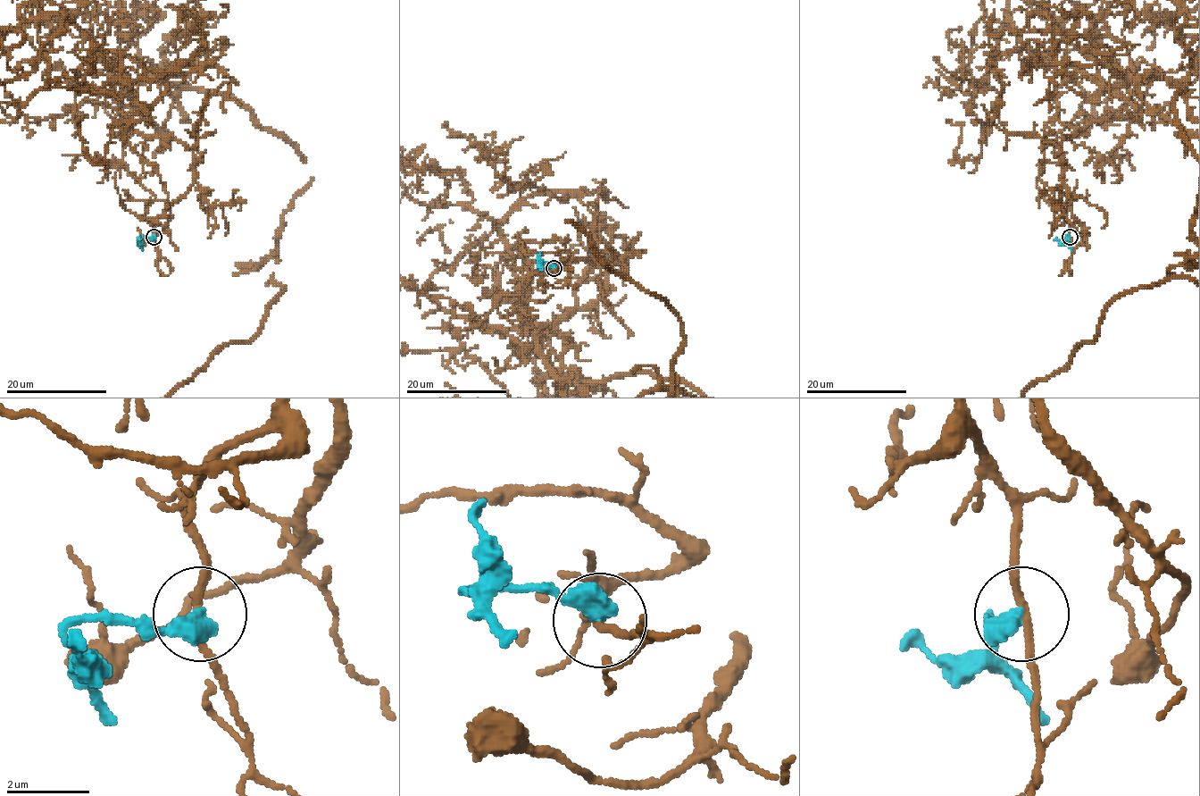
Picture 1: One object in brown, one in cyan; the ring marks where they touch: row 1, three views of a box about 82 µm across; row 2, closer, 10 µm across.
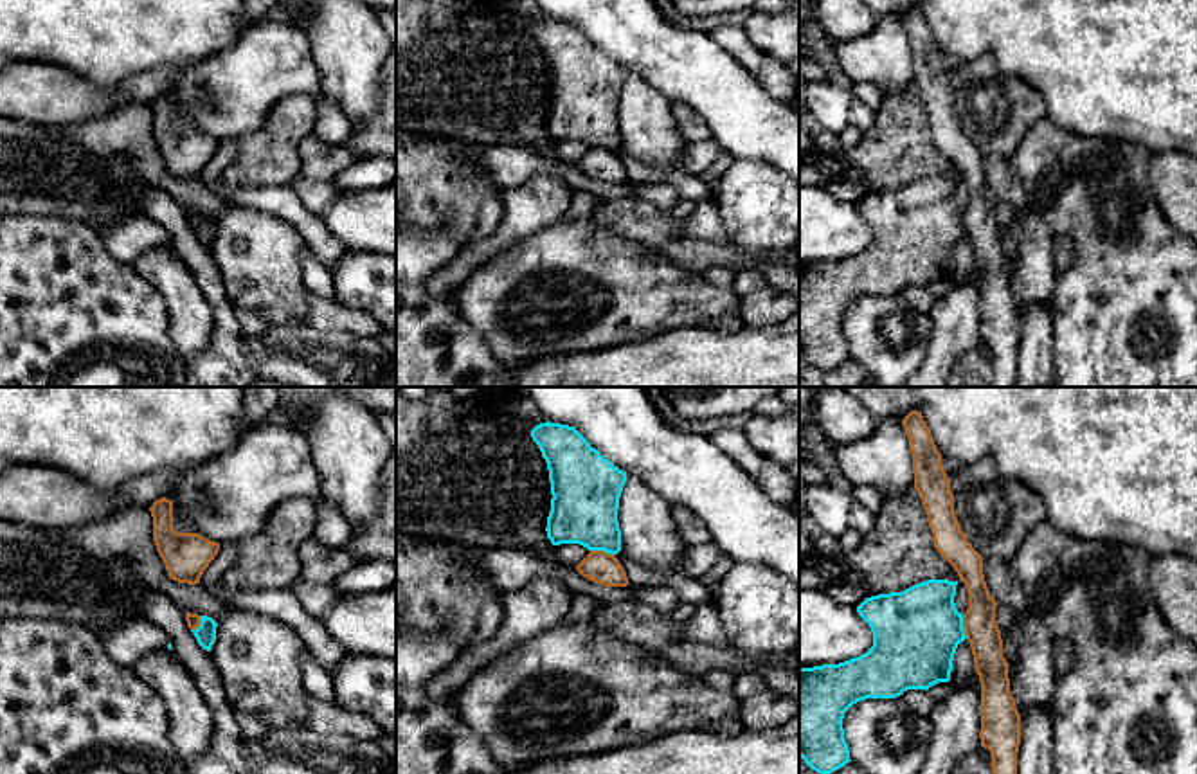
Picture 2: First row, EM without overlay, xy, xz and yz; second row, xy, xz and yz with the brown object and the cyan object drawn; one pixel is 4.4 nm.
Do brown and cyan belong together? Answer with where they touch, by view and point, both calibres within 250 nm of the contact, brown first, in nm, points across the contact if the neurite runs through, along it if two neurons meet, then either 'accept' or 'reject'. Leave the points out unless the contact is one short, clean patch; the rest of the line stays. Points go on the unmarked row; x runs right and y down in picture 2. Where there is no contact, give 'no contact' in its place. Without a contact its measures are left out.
meets brown in xz at (603, 148); 140 nm thick on the brown side, 300 nm on the other; border along xz (591, 146), (614, 152); reject

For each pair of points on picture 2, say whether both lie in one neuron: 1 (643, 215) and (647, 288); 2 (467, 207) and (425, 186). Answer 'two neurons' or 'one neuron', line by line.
1: two neurons
2: one neuron

